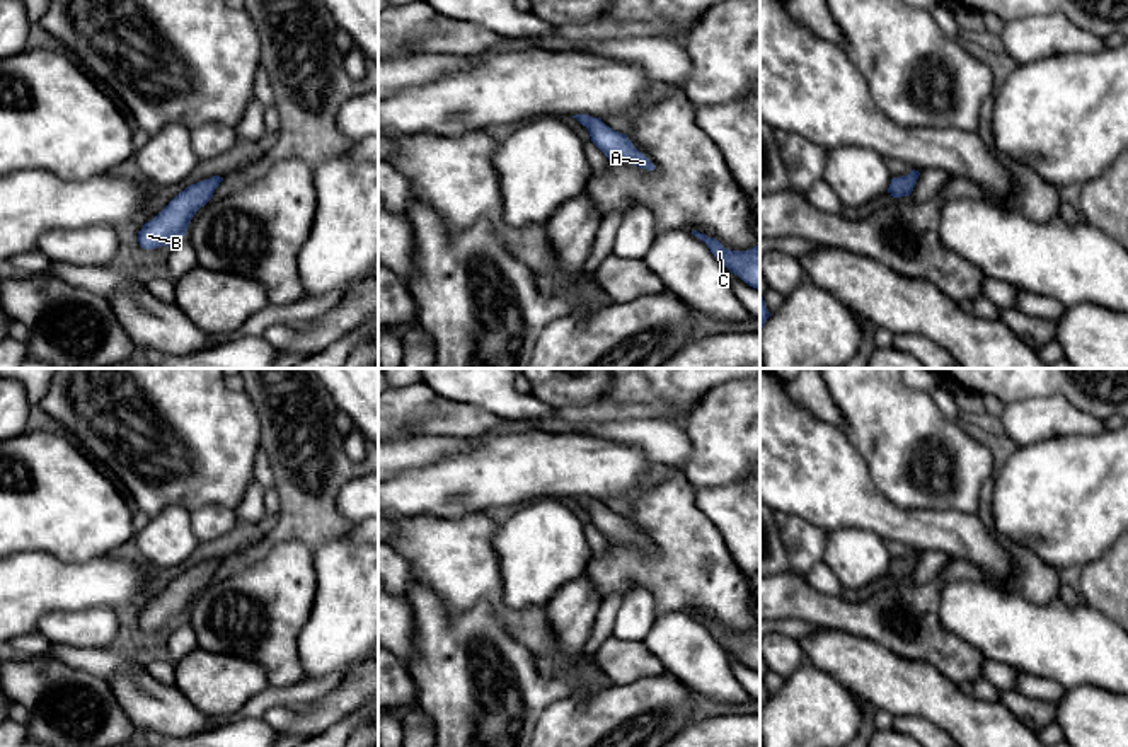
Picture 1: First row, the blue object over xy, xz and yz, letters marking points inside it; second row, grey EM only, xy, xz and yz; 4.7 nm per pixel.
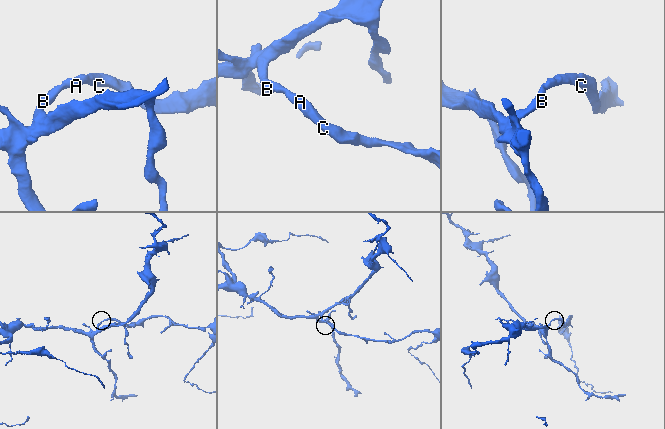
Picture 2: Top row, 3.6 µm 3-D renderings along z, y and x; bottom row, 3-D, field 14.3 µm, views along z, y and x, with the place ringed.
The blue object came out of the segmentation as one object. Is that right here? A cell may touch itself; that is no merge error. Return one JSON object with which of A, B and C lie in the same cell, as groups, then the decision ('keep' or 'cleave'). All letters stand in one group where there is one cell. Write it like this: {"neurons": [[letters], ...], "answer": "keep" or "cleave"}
{"neurons": [["A", "B", "C"]], "answer": "keep"}

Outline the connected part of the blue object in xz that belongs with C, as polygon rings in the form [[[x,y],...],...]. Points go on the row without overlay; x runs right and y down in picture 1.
[[[697,612],[692,614],[695,619],[704,622],[711,634],[745,665],[760,674],[760,626],[750,633],[729,633],[714,619],[707,619]]]

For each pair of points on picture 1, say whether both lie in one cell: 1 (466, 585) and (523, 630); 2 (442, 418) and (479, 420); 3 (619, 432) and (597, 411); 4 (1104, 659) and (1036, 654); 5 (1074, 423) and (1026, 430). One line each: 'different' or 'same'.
1: same
2: same
3: different
4: same
5: same

